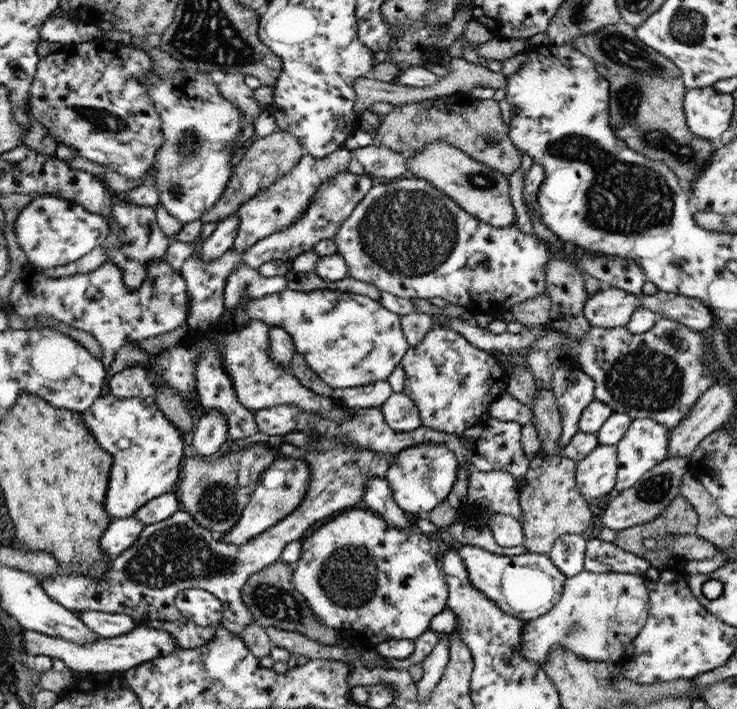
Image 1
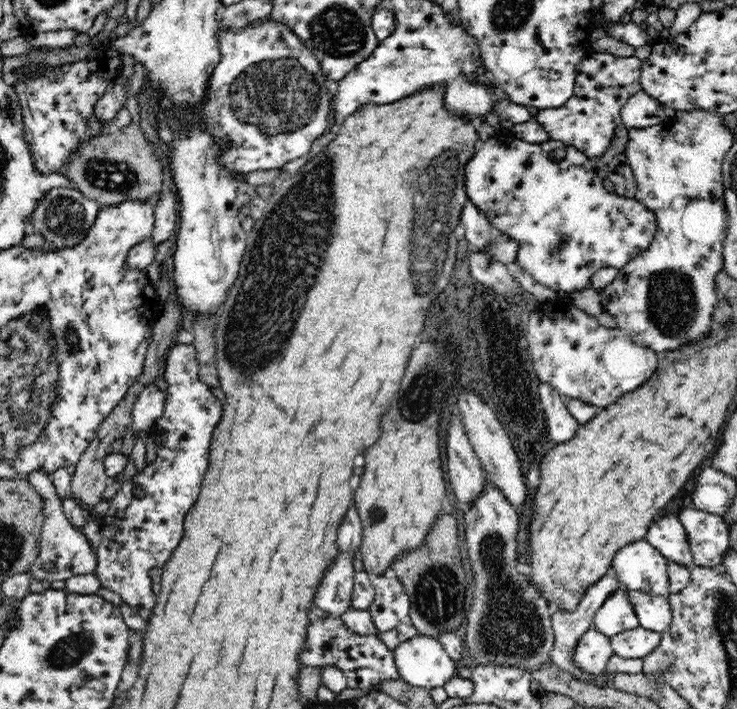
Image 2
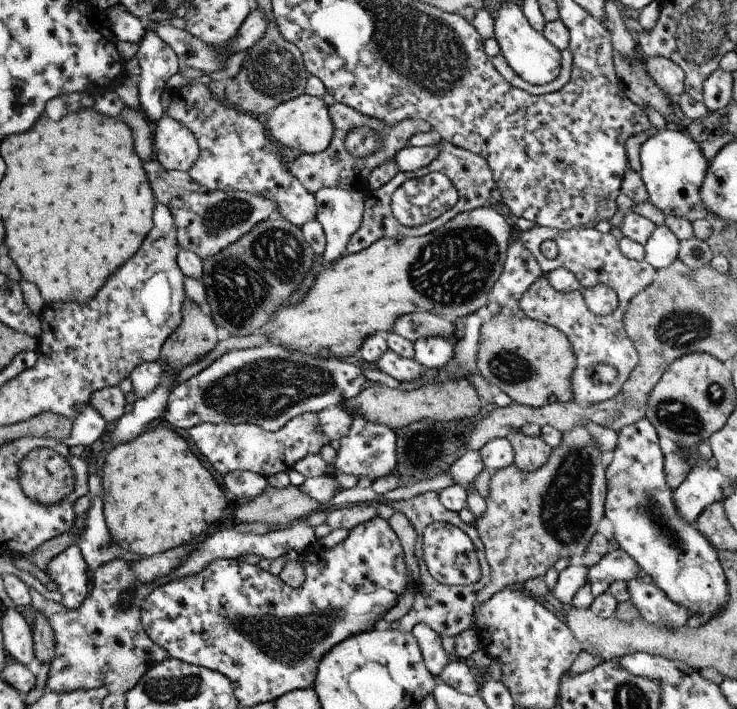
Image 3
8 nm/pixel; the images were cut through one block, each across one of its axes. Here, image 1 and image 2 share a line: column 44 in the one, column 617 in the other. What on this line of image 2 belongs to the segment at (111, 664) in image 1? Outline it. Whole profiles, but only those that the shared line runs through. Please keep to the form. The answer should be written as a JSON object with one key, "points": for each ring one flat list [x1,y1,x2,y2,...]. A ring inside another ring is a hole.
{"points":[[640,625,632,630,620,631,620,634,611,638,613,654,625,659,643,659,656,650,661,635]]}

